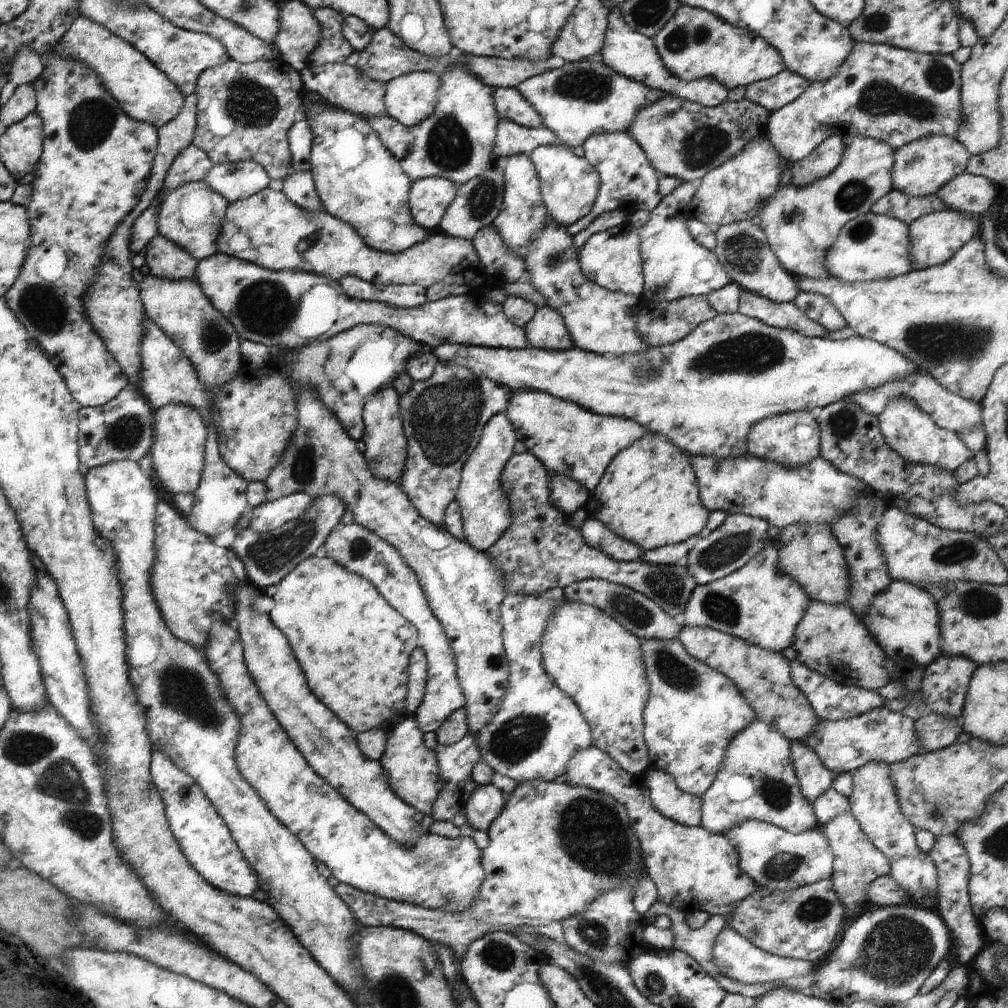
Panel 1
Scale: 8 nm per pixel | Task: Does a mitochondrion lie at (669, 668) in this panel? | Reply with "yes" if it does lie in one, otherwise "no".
yes

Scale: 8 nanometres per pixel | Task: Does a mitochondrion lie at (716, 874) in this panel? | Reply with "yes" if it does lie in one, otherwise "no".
no

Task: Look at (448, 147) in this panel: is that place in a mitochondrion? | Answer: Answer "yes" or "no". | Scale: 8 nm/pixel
yes

